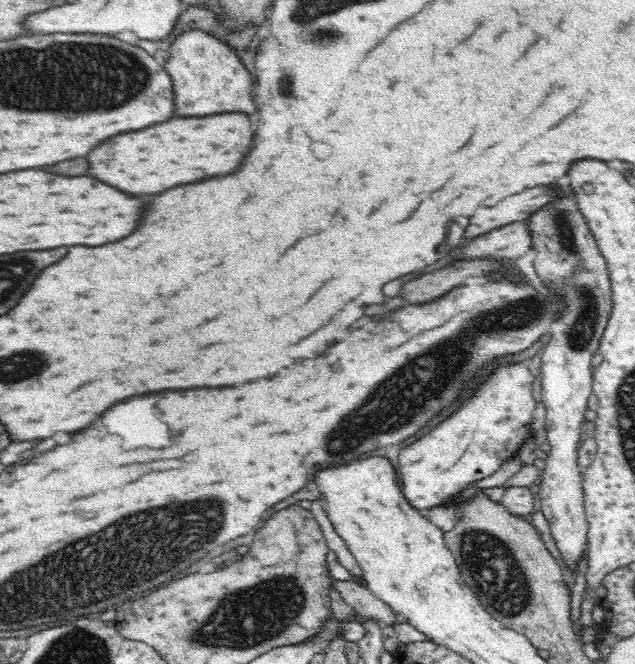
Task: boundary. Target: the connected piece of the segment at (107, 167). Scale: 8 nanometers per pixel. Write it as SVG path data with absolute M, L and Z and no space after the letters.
M228 114L198 119L180 119L176 116L160 124L118 133L109 140L102 141L87 156L90 176L104 180L104 184L116 184L116 188L124 188L124 192L136 192L136 196L156 196L164 192L164 188L176 188L176 184L192 184L192 180L200 180L200 176L224 176L224 172L232 172L232 168L236 168L236 164L248 156L254 135L252 122L246 115Z

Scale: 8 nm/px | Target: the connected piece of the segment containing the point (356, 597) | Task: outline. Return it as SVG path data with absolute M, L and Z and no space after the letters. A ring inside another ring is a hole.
M335 581L334 589L340 594L341 598L348 603L356 612L363 617L376 619L386 626L404 623L396 612L388 604L384 604L371 590L362 587L351 581Z

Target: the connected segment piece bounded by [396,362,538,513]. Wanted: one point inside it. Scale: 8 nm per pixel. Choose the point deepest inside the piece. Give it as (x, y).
(488, 431)

